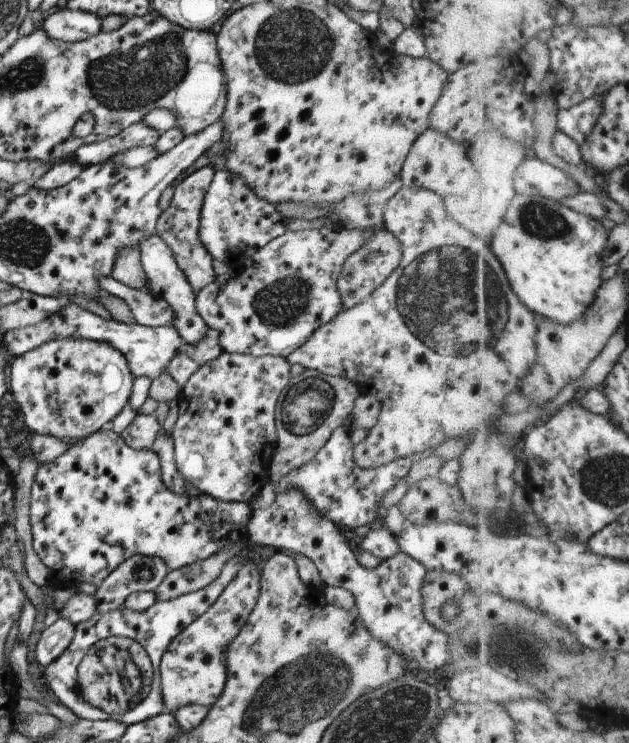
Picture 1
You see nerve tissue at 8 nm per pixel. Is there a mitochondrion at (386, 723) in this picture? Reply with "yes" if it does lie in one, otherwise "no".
yes

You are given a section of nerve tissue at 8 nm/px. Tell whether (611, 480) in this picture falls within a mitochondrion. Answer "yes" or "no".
yes

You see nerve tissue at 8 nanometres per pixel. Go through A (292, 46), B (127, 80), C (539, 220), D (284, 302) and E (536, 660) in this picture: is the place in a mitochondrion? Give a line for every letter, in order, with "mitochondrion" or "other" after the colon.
A: mitochondrion
B: mitochondrion
C: mitochondrion
D: mitochondrion
E: mitochondrion

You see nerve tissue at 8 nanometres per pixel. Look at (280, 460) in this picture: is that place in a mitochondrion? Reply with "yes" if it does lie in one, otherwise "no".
no

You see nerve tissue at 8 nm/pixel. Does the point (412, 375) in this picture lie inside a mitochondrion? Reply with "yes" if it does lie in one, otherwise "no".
no

